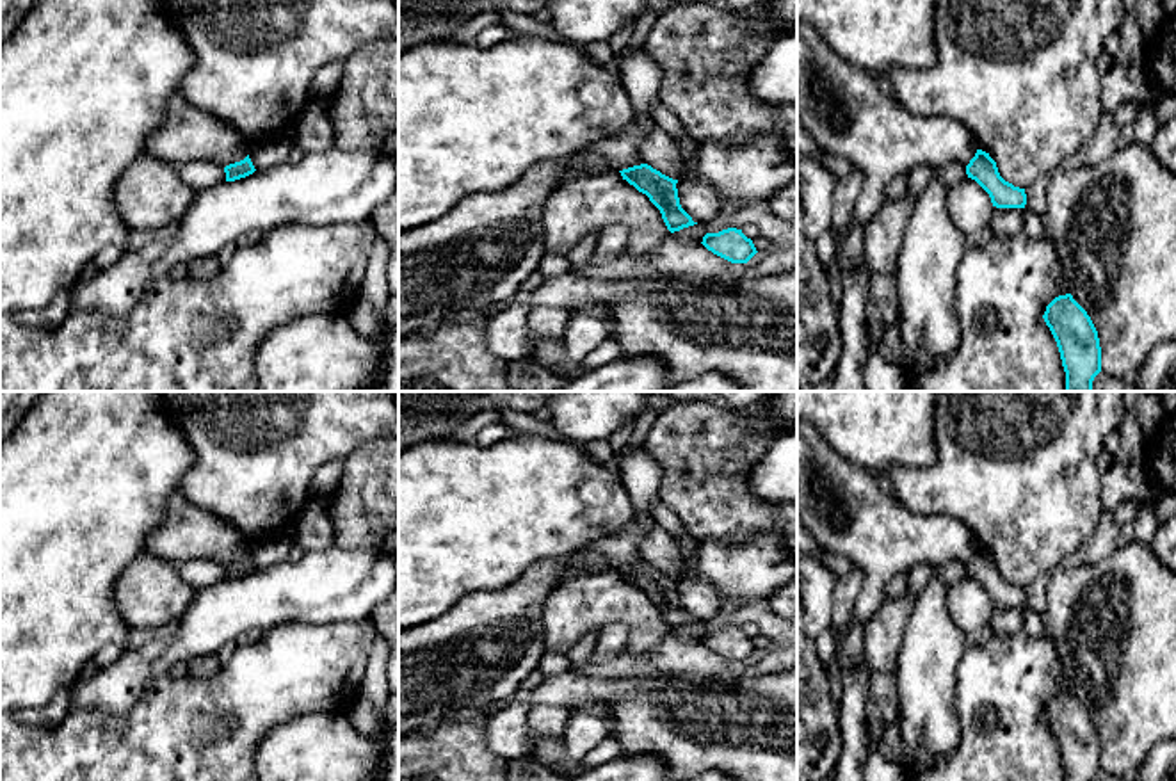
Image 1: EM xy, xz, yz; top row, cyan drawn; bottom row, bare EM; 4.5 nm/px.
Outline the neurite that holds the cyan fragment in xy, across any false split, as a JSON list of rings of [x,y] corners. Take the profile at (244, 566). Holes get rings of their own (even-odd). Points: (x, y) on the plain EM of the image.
[[[249,553],[244,559],[224,566],[226,580],[235,580],[235,578],[246,576],[246,575],[253,573],[254,569],[256,568],[254,568]]]

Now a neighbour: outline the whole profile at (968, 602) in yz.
[[[971,576],[948,587],[948,612],[952,621],[970,635],[991,626],[993,601],[989,592]]]

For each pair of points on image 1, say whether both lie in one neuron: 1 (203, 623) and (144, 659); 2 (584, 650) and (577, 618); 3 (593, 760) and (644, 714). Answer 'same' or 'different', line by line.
1: same
2: different
3: different

